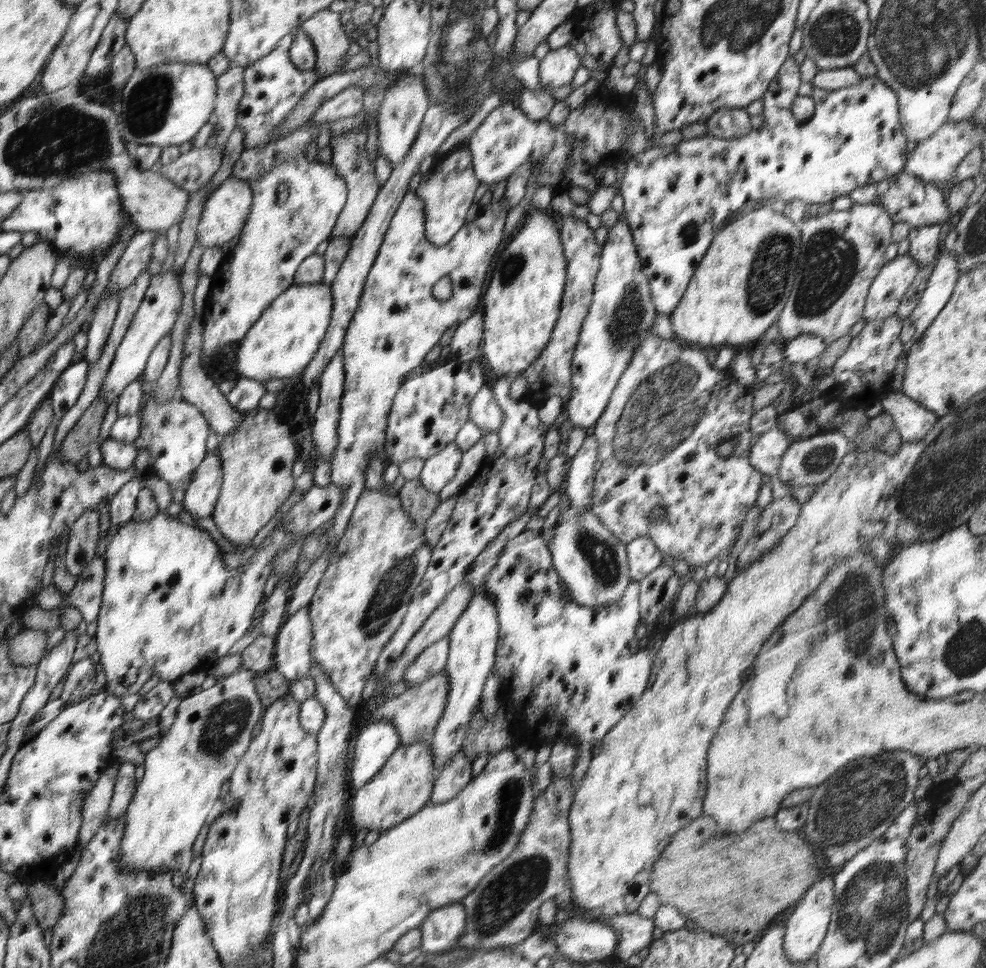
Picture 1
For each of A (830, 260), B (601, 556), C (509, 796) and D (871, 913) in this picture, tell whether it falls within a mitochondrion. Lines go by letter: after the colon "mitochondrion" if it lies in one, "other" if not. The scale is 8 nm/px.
A: mitochondrion
B: mitochondrion
C: mitochondrion
D: mitochondrion

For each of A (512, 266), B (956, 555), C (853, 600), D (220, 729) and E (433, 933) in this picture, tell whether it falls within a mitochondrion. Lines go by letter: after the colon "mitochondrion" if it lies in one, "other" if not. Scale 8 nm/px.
A: mitochondrion
B: other
C: mitochondrion
D: mitochondrion
E: other

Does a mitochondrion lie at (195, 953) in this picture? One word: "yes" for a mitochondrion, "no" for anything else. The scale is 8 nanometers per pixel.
no

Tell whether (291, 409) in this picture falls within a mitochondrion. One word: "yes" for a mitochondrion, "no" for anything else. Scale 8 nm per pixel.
no

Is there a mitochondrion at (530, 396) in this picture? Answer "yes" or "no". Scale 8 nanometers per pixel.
no

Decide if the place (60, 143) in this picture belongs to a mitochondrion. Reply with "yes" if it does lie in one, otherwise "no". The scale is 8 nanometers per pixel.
yes

